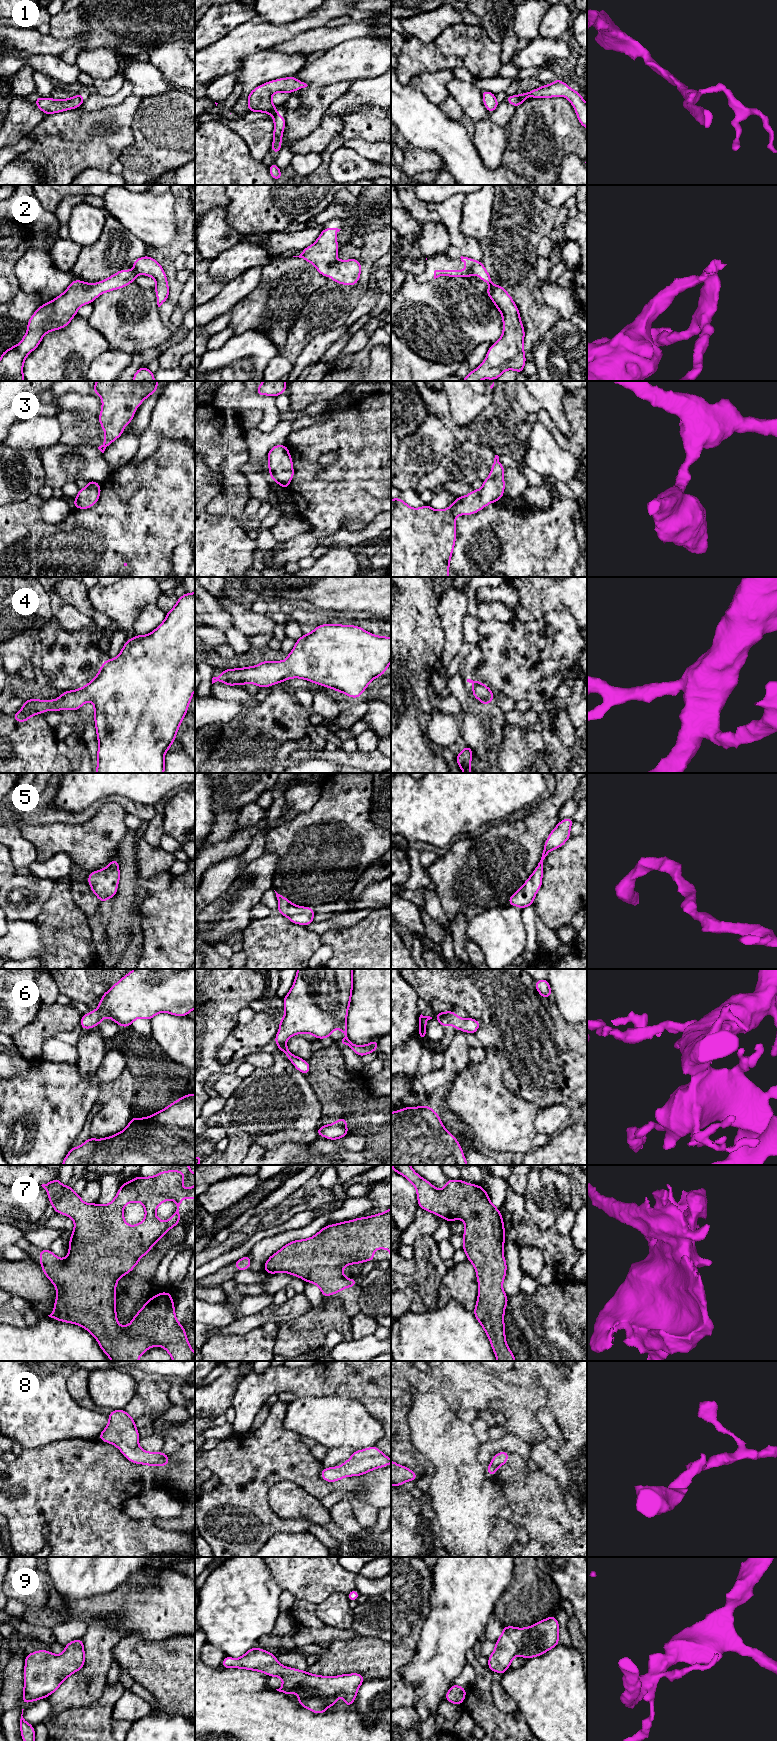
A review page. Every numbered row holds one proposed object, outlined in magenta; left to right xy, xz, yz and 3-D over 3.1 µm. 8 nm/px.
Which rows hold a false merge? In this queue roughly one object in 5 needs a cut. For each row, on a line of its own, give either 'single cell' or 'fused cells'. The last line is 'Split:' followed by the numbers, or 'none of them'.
1: fused cells
2: single cell
3: single cell
4: single cell
5: single cell
6: single cell
7: single cell
8: single cell
9: single cell
Split: 1

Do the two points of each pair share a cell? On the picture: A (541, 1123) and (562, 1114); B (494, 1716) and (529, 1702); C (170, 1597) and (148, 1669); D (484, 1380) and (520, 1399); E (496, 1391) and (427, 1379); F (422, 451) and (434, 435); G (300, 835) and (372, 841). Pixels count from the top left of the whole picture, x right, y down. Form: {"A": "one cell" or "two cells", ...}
{"A": "one cell", "B": "two cells", "C": "two cells", "D": "one cell", "E": "two cells", "F": "one cell", "G": "one cell"}

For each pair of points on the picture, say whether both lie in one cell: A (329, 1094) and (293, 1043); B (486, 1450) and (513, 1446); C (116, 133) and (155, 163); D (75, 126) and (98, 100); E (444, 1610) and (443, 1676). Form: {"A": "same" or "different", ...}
{"A": "different", "B": "same", "C": "different", "D": "different", "E": "same"}

